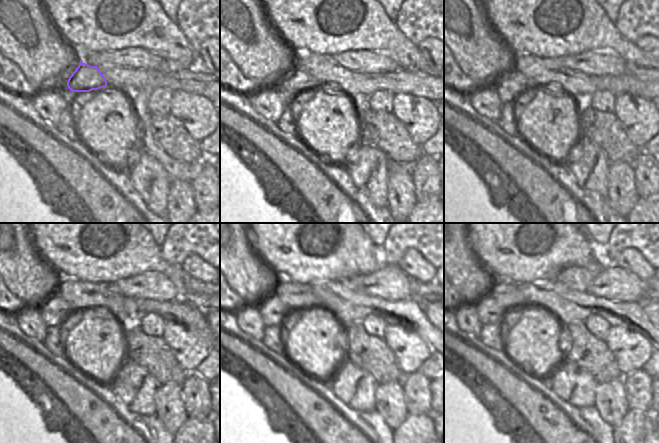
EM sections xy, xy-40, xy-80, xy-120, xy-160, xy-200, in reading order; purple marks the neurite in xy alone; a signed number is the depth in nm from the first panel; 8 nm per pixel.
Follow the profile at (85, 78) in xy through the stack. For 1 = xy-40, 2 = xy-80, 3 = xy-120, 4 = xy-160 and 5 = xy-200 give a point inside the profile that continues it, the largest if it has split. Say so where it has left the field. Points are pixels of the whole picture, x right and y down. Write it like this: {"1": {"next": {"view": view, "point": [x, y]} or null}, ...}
{"1": {"next": {"view": "xy-40", "point": [298, 81]}}, "2": {"next": {"view": "xy-80", "point": [512, 84]}}, "3": {"next": {"view": "xy-120", "point": [56, 312]}}, "4": {"next": {"view": "xy-160", "point": [273, 312]}}, "5": {"next": {"view": "xy-200", "point": [488, 311]}}}

